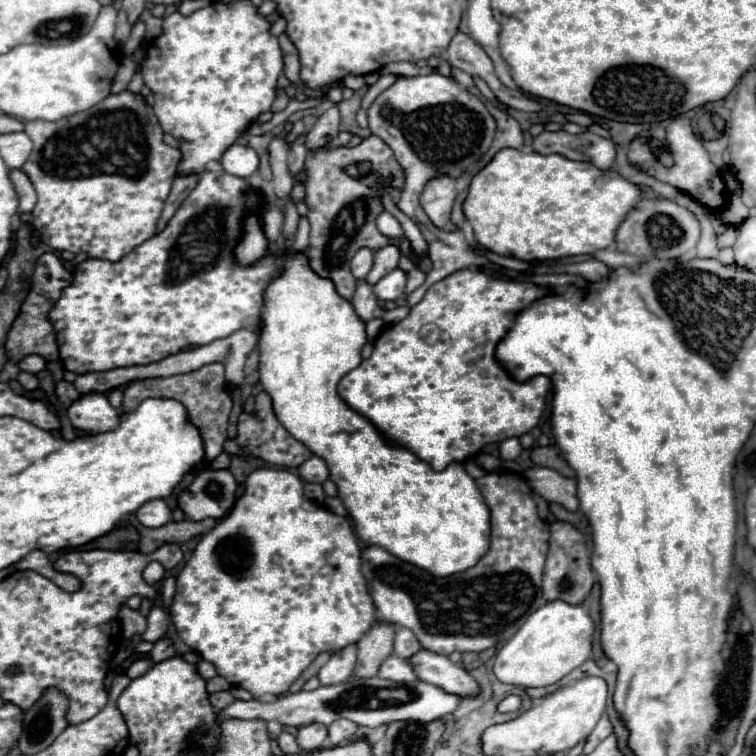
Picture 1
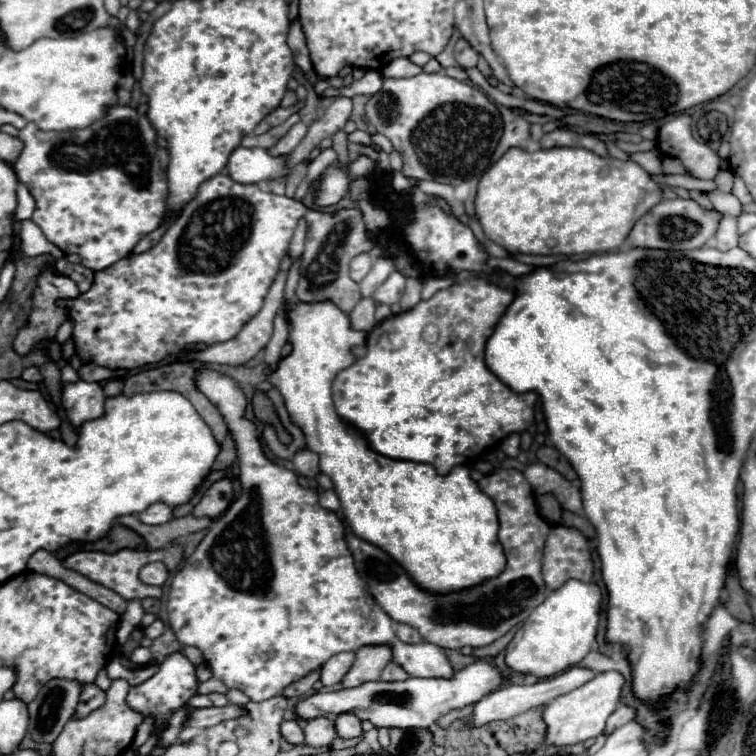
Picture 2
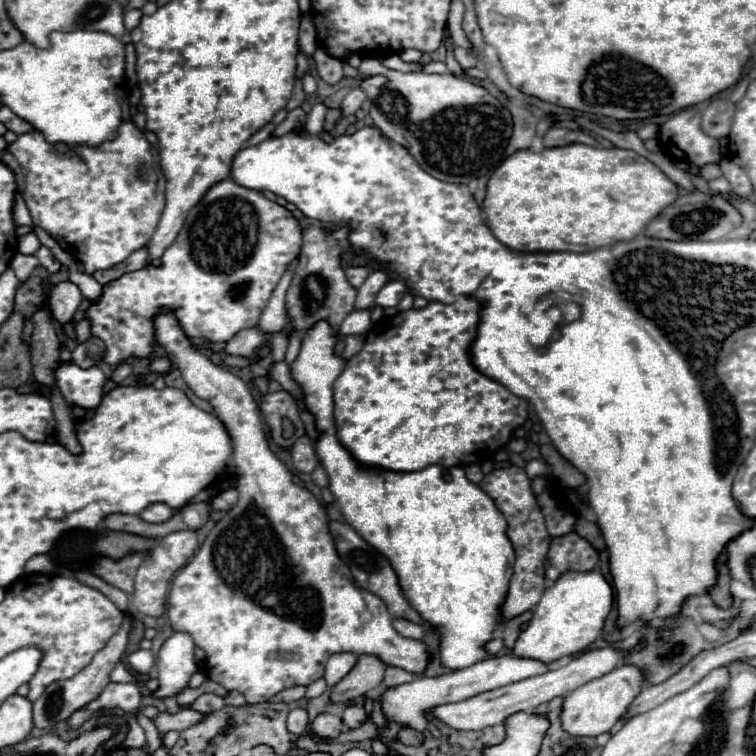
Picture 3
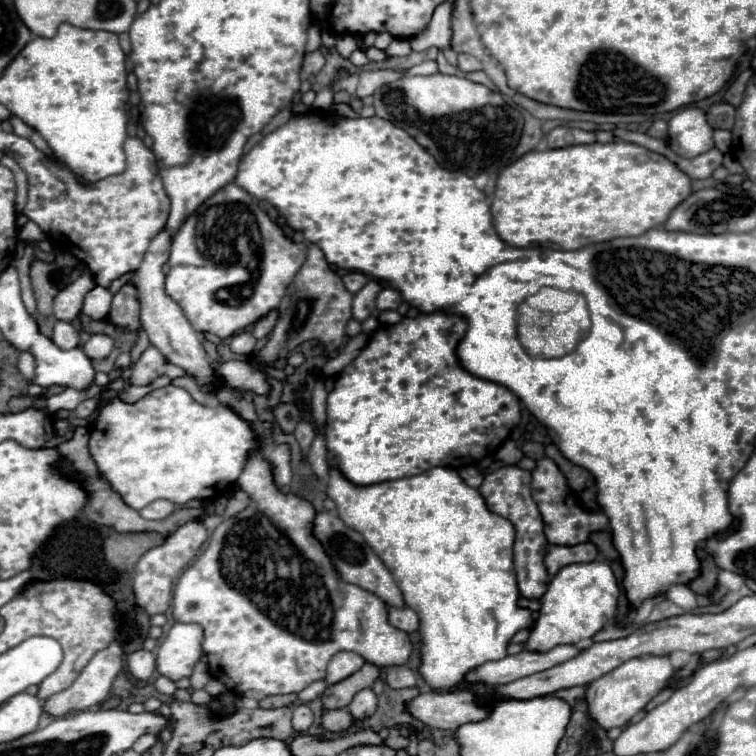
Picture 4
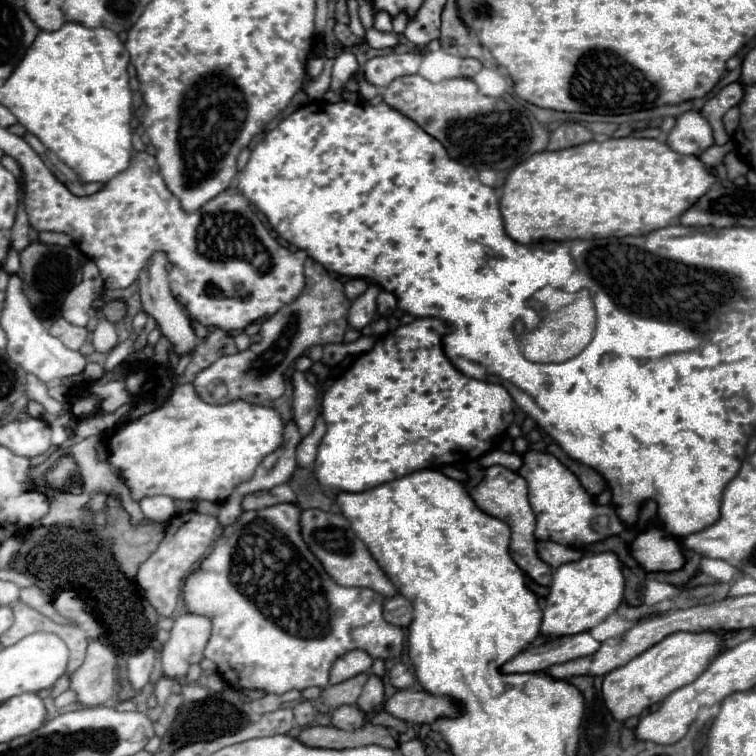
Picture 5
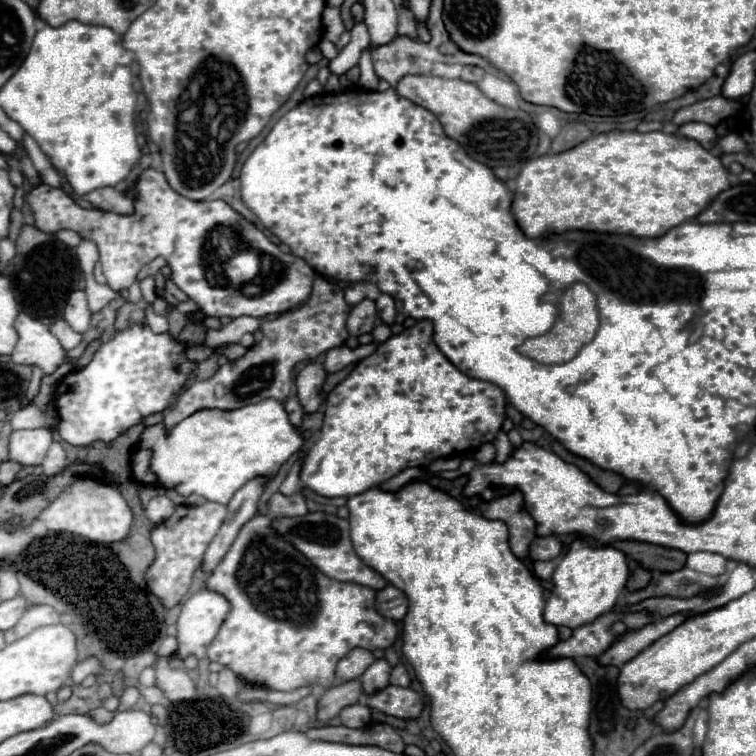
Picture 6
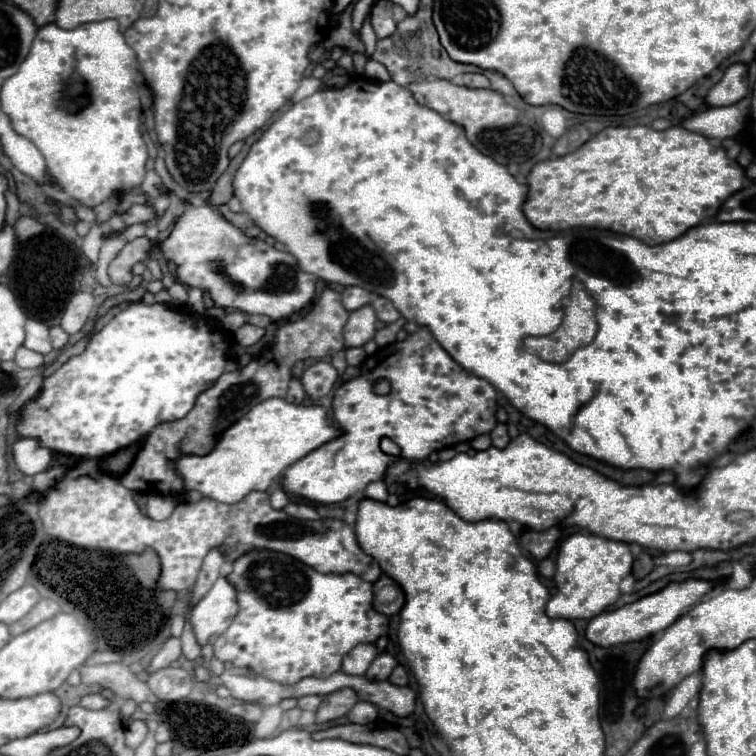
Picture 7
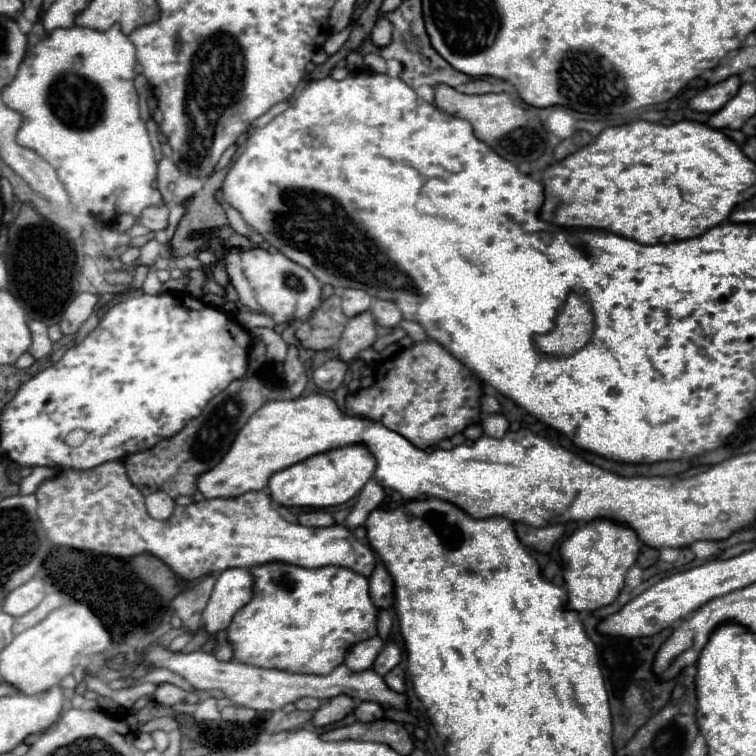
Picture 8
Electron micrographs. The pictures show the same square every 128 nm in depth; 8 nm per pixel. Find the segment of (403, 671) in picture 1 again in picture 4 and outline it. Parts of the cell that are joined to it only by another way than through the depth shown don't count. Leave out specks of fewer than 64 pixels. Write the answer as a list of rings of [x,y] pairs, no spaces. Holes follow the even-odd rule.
[[[390,666],[384,670],[384,682],[390,688],[412,688],[416,686],[416,676],[408,666]]]

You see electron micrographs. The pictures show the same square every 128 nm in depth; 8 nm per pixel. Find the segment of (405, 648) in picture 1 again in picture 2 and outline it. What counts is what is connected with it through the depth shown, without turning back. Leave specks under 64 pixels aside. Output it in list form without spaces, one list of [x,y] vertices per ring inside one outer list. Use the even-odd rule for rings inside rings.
[[[394,622],[394,630],[396,630],[398,640],[402,640],[402,642],[406,642],[406,644],[418,644],[418,642],[422,642],[420,634],[418,634],[412,626],[406,626],[406,624],[398,624],[398,622]]]

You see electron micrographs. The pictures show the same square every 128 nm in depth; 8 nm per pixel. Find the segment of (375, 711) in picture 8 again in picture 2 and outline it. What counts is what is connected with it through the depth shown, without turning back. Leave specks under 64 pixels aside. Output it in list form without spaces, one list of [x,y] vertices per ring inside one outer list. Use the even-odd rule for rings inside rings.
[[[314,718],[308,720],[304,728],[304,736],[306,736],[304,744],[308,746],[328,746],[336,738],[336,730],[328,718]]]

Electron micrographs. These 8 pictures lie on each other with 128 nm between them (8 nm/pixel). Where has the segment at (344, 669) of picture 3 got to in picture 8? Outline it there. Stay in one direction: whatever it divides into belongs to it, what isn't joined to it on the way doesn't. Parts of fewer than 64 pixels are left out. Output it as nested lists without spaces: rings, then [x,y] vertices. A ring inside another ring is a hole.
[[[378,636],[366,640],[366,642],[358,642],[354,644],[348,652],[346,652],[346,660],[344,664],[354,670],[354,672],[362,672],[368,670],[374,664],[374,658],[378,656],[378,652],[382,650],[382,640]]]

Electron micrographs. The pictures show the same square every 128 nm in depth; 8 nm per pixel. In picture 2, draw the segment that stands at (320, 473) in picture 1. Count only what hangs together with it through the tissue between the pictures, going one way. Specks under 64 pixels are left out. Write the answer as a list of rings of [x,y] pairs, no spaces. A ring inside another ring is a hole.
[[[302,450],[294,456],[294,468],[300,476],[308,478],[308,480],[316,480],[316,476],[320,474],[320,464],[318,464],[318,454],[314,454],[312,450]]]

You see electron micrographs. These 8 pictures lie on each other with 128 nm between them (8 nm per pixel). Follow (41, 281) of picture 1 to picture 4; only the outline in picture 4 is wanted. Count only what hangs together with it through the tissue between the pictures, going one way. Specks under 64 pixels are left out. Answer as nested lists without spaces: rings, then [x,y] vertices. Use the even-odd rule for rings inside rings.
[[[86,270],[84,276],[80,276],[76,282],[68,284],[66,288],[62,288],[58,292],[58,296],[54,298],[54,316],[58,320],[66,320],[66,322],[72,322],[80,310],[82,310],[82,300],[84,300],[84,294],[94,288],[96,282],[92,278],[92,274]]]

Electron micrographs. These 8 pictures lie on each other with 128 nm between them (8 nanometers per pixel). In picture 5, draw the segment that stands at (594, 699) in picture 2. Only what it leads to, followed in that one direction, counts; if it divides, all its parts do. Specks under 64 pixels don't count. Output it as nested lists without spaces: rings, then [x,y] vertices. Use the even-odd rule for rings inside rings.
[[[676,632],[662,642],[648,648],[644,654],[630,660],[626,666],[612,670],[604,676],[602,682],[602,698],[604,706],[612,714],[616,722],[624,722],[628,718],[640,716],[646,708],[658,704],[674,690],[694,682],[702,670],[718,656],[722,646],[722,632],[702,632],[702,634],[690,634],[690,632]]]

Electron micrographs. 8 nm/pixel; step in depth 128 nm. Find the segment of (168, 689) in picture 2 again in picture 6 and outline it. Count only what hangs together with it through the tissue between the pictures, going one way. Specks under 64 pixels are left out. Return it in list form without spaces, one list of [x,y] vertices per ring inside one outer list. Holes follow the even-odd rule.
[[[200,590],[190,596],[182,604],[182,612],[178,616],[178,650],[176,658],[186,660],[194,656],[202,660],[206,656],[206,646],[214,640],[218,626],[224,622],[230,604],[222,594],[214,594],[210,590]]]

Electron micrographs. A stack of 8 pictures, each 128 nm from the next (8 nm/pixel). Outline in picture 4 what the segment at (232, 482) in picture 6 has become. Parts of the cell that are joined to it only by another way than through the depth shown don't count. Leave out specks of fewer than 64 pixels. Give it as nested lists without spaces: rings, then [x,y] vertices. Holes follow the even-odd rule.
[[[168,384],[168,386],[164,386],[164,388],[158,388],[158,390],[148,392],[144,398],[140,398],[140,400],[134,402],[134,404],[128,404],[128,402],[124,402],[124,400],[118,398],[118,396],[116,396],[116,398],[110,398],[110,400],[102,406],[102,410],[100,410],[100,414],[98,414],[96,428],[90,432],[90,442],[88,442],[88,446],[90,446],[90,454],[92,454],[94,462],[96,462],[98,474],[112,486],[114,492],[118,492],[118,494],[122,496],[122,500],[126,502],[126,506],[130,506],[130,508],[134,508],[134,510],[142,510],[142,508],[146,508],[150,502],[160,500],[160,498],[166,498],[166,500],[170,500],[170,502],[174,502],[174,504],[180,504],[180,506],[184,506],[186,502],[190,502],[190,500],[194,500],[194,498],[198,498],[198,500],[216,498],[218,492],[222,492],[228,484],[236,482],[236,478],[240,476],[240,472],[242,472],[242,468],[244,468],[244,462],[246,462],[246,456],[250,454],[250,450],[256,448],[256,446],[260,446],[260,444],[266,446],[266,444],[270,444],[270,442],[272,442],[270,424],[262,424],[262,432],[260,432],[260,424],[244,422],[244,420],[242,420],[238,414],[234,414],[230,408],[226,408],[226,406],[202,406],[202,404],[198,404],[186,390]]]

